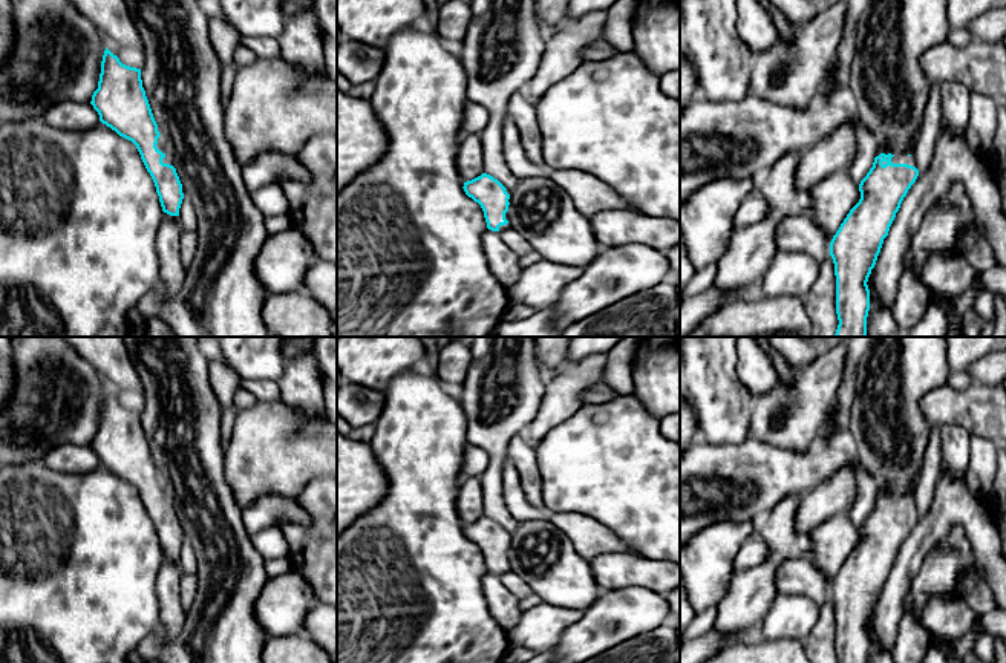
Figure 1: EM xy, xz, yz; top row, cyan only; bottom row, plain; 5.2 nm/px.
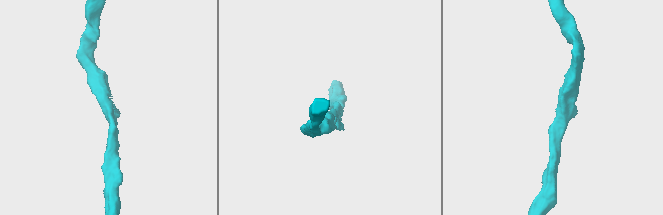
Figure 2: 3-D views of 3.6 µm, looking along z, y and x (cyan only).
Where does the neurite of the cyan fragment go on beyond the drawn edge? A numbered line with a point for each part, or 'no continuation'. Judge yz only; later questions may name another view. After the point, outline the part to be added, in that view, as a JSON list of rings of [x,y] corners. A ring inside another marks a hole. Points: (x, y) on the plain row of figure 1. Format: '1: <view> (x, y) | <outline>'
1: yz (899, 499) | [[[910,485],[903,495],[897,495],[891,488],[877,488],[876,499],[879,499],[880,496],[891,496],[893,507],[908,507],[916,510],[914,485]]]

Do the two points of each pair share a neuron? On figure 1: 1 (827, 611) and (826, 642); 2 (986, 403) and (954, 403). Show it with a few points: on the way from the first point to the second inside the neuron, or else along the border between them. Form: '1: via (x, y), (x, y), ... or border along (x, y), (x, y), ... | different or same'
1: via (827, 619), (826, 634) | same
2: via (979, 403), (962, 403) | same

